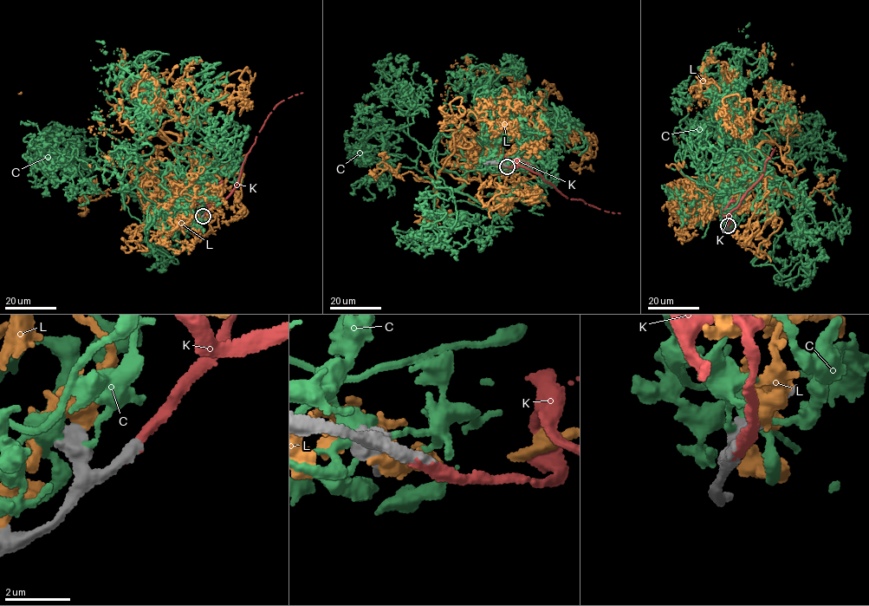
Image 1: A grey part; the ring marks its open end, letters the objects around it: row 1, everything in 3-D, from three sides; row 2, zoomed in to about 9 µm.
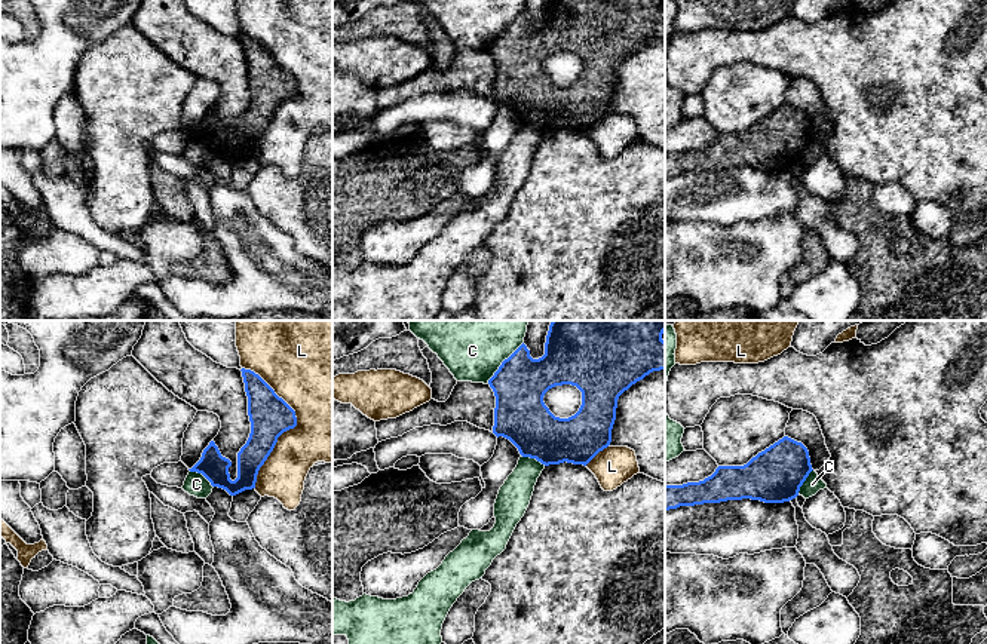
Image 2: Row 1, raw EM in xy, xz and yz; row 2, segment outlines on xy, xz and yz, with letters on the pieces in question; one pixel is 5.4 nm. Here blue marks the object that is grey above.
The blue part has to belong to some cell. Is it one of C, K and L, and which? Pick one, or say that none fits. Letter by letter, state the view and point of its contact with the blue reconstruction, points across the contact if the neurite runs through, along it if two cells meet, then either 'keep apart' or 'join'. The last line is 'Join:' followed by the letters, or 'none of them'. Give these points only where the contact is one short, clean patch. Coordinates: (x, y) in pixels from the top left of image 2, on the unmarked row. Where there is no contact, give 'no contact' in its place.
C: meets blue in xz at (502, 30); keep apart
K: no contact; join
L: meets blue in xy at (294, 94); keep apart
Join: K

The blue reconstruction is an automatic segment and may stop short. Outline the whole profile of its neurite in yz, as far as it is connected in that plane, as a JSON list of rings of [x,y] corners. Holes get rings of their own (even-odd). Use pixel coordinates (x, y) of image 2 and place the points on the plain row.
[[[784,104],[744,134],[718,134],[704,148],[665,153],[665,178],[742,166],[790,169],[812,138],[807,116]]]

